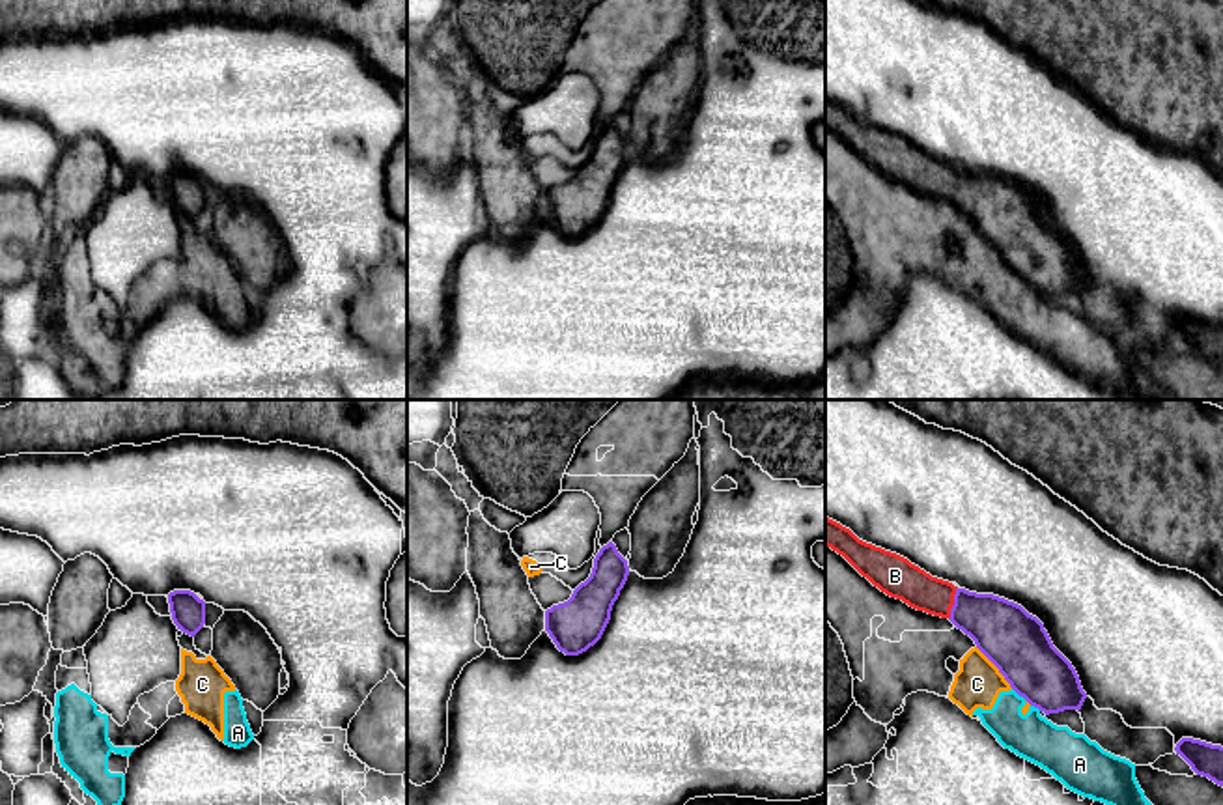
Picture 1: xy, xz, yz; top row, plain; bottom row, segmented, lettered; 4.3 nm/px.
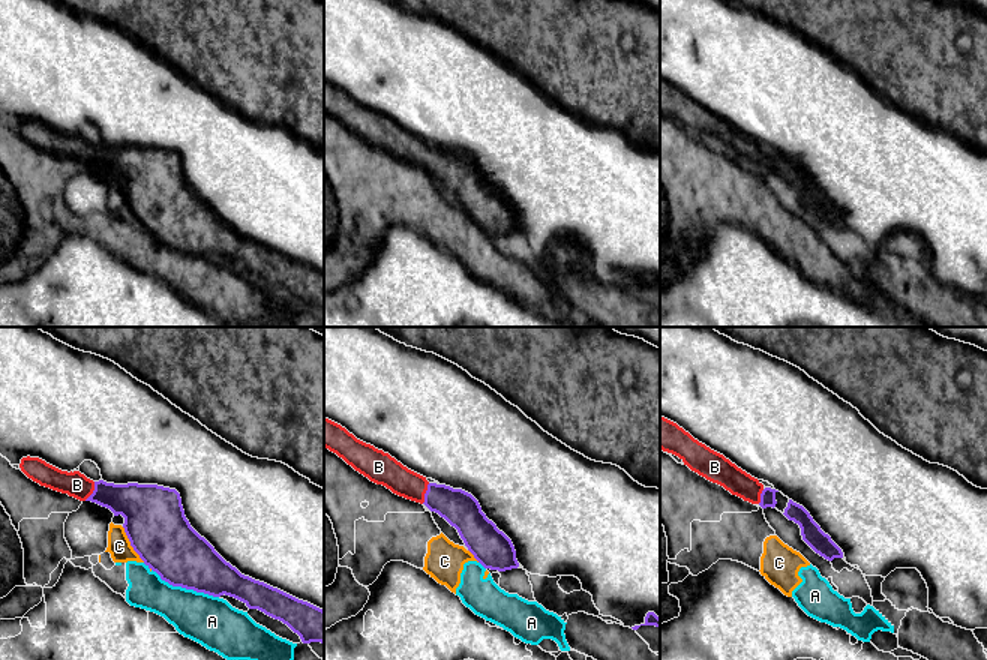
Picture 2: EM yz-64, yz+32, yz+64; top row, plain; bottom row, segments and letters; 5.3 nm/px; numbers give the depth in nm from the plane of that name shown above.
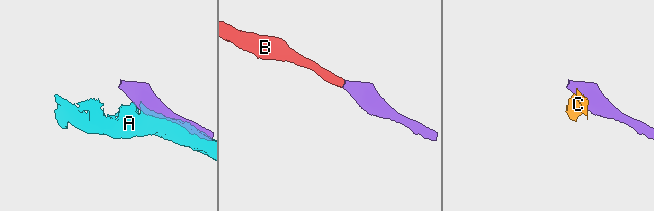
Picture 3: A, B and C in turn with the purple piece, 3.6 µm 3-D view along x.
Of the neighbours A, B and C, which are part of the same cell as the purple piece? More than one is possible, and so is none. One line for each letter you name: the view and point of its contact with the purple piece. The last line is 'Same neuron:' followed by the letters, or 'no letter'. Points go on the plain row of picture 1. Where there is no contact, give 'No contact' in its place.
B: Touches purple at yz (955, 185)
Same neuron: B

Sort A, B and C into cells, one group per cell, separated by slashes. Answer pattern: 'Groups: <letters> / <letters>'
Groups: A C / B

